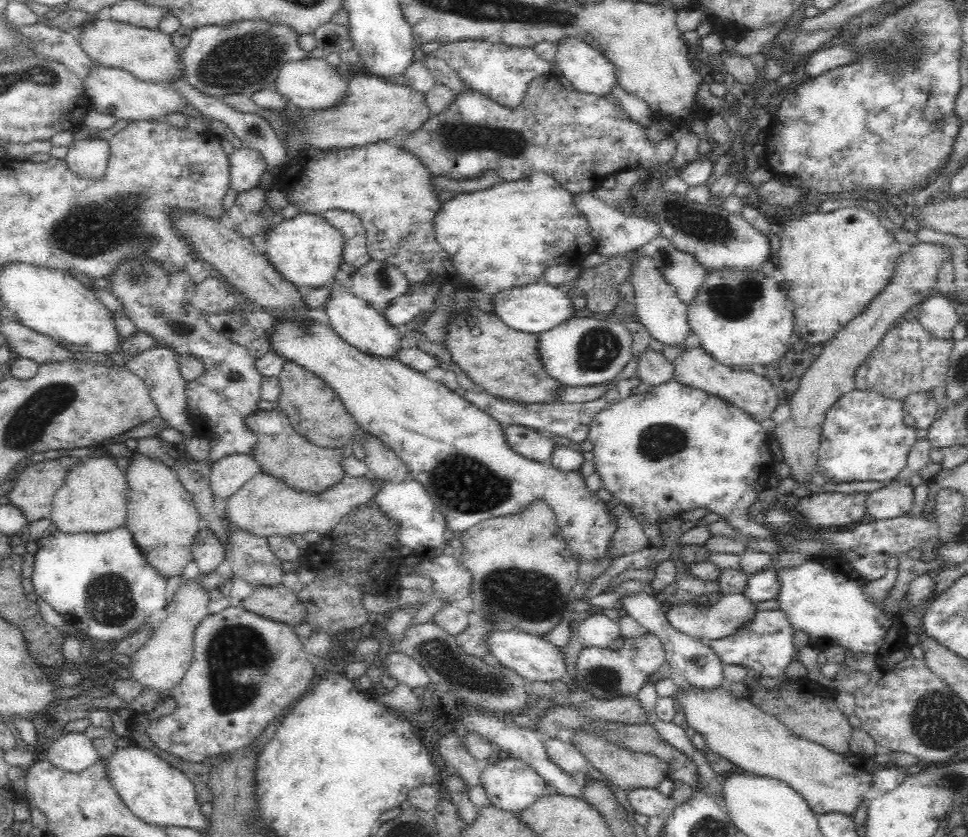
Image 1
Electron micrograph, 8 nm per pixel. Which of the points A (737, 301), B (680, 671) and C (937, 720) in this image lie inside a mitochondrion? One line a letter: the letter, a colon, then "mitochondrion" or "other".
A: mitochondrion
B: other
C: mitochondrion

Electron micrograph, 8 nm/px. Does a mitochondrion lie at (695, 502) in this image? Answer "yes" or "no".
no

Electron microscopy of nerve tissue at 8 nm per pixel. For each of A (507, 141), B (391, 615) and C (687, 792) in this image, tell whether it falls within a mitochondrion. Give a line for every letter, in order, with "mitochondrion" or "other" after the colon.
A: mitochondrion
B: other
C: other

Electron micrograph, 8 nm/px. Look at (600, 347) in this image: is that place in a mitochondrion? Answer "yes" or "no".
yes

